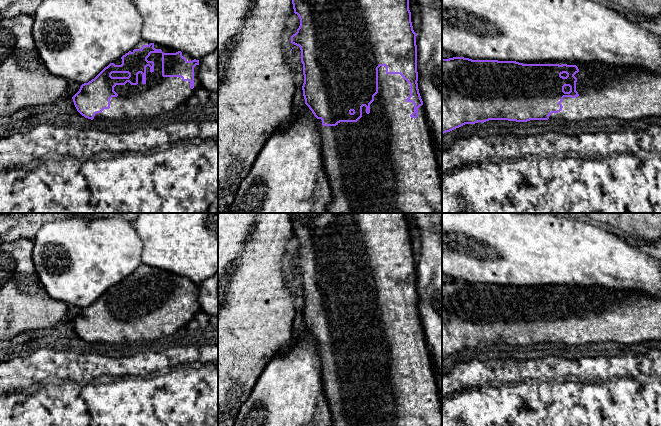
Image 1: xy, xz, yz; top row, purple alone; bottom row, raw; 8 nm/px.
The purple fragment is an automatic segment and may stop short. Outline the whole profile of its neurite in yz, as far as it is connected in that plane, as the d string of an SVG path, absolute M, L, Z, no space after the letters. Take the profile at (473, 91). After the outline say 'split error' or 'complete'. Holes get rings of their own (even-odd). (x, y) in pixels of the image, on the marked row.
M464 57L442 59L442 135L465 124L489 120L527 122L563 119L577 122L606 118L629 123L650 116L661 118L661 75L638 67L560 60L519 63Z | split error

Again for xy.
M141 40L134 49L81 85L72 97L77 111L88 119L153 117L173 110L200 86L199 60L187 53Z | split error

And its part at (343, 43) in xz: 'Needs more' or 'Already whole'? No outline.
Needs more

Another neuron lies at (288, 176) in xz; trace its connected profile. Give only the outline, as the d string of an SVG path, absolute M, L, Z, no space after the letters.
M305 104L297 116L292 116L265 143L240 183L228 213L327 213L330 203L318 119Z

